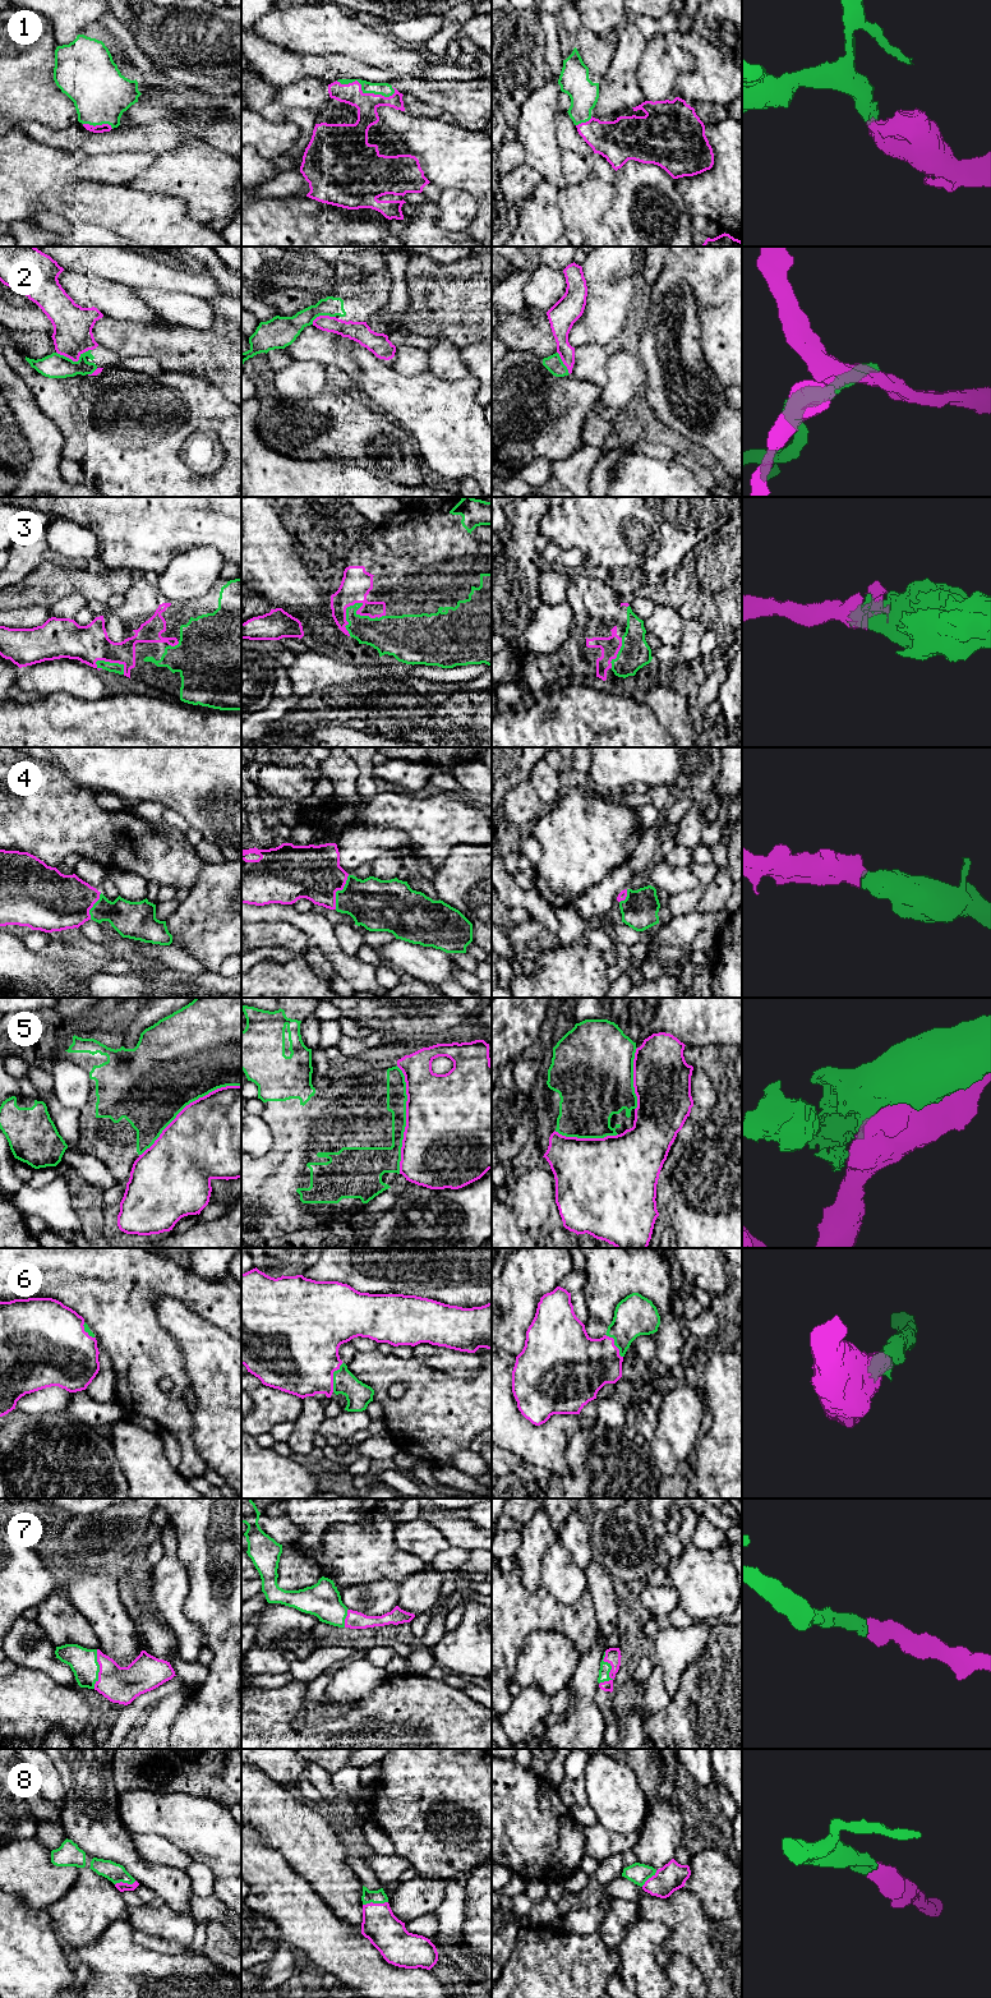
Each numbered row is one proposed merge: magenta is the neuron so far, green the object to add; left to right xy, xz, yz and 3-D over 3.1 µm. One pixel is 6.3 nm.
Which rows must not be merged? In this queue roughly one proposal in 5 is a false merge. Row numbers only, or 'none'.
2, 5

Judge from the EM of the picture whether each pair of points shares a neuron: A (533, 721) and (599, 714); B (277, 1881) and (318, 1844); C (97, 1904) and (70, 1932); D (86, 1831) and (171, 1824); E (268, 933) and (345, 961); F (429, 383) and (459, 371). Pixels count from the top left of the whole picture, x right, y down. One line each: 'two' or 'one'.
A: one
B: two
C: one
D: two
E: two
F: two

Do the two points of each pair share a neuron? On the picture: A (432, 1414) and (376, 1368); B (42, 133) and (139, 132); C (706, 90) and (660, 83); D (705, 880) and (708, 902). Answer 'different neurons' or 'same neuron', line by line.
A: same neuron
B: same neuron
C: different neurons
D: different neurons

